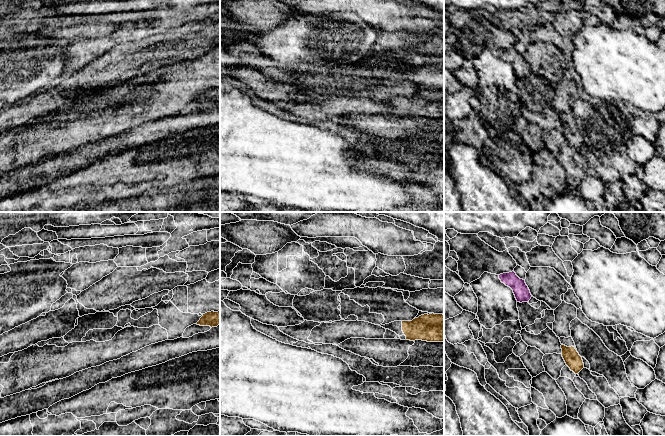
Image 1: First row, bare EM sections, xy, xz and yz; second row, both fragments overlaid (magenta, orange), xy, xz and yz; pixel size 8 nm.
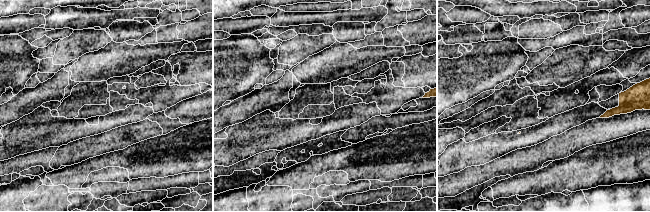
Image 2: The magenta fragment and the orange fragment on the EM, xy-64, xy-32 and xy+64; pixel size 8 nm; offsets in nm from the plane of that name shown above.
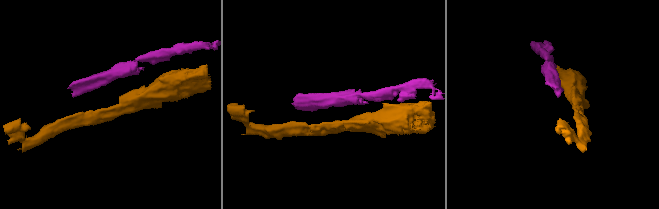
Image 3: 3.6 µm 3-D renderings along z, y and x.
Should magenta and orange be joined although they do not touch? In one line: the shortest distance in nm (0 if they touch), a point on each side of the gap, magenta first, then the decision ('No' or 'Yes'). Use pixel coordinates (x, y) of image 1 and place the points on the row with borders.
Distance 440 nm. Across: yz (528, 301), (562, 344). No

